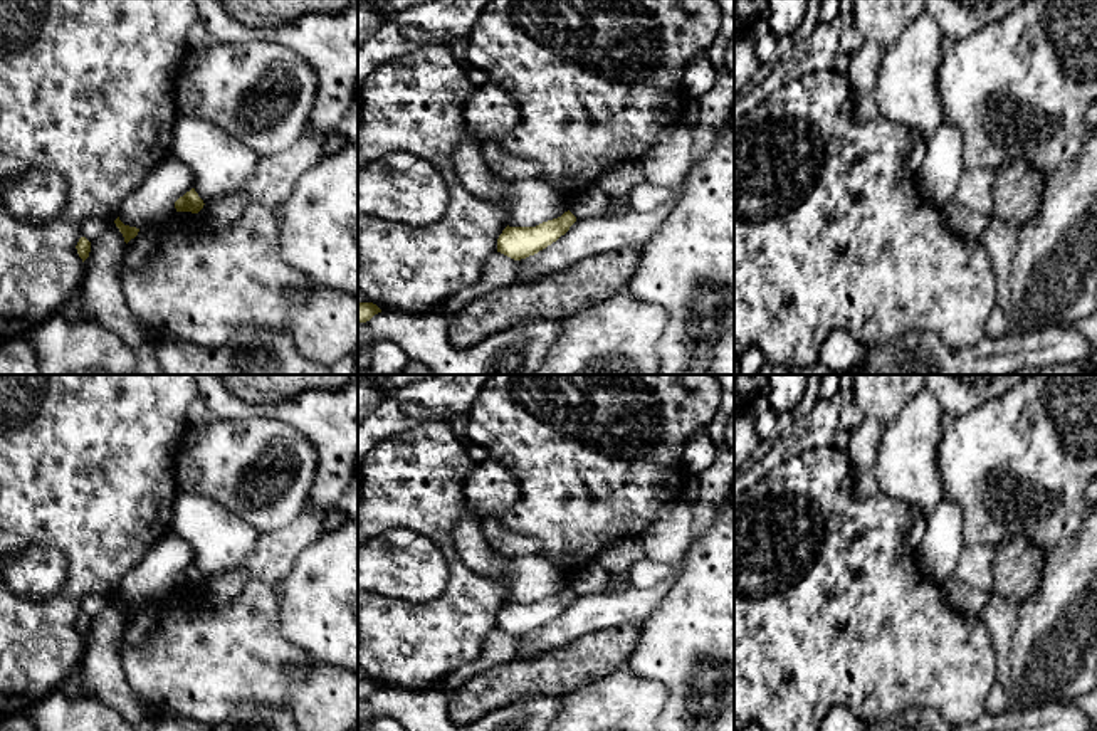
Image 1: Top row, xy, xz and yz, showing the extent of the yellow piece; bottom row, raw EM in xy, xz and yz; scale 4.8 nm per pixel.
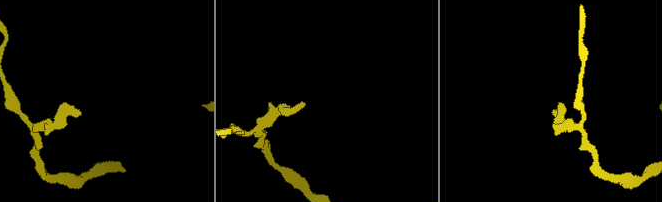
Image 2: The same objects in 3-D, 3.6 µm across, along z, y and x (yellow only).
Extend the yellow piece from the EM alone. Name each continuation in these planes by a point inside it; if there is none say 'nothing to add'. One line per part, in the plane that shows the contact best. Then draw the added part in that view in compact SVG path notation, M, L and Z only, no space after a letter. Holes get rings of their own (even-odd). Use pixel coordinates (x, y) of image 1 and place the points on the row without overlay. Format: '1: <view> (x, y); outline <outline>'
nothing to add

